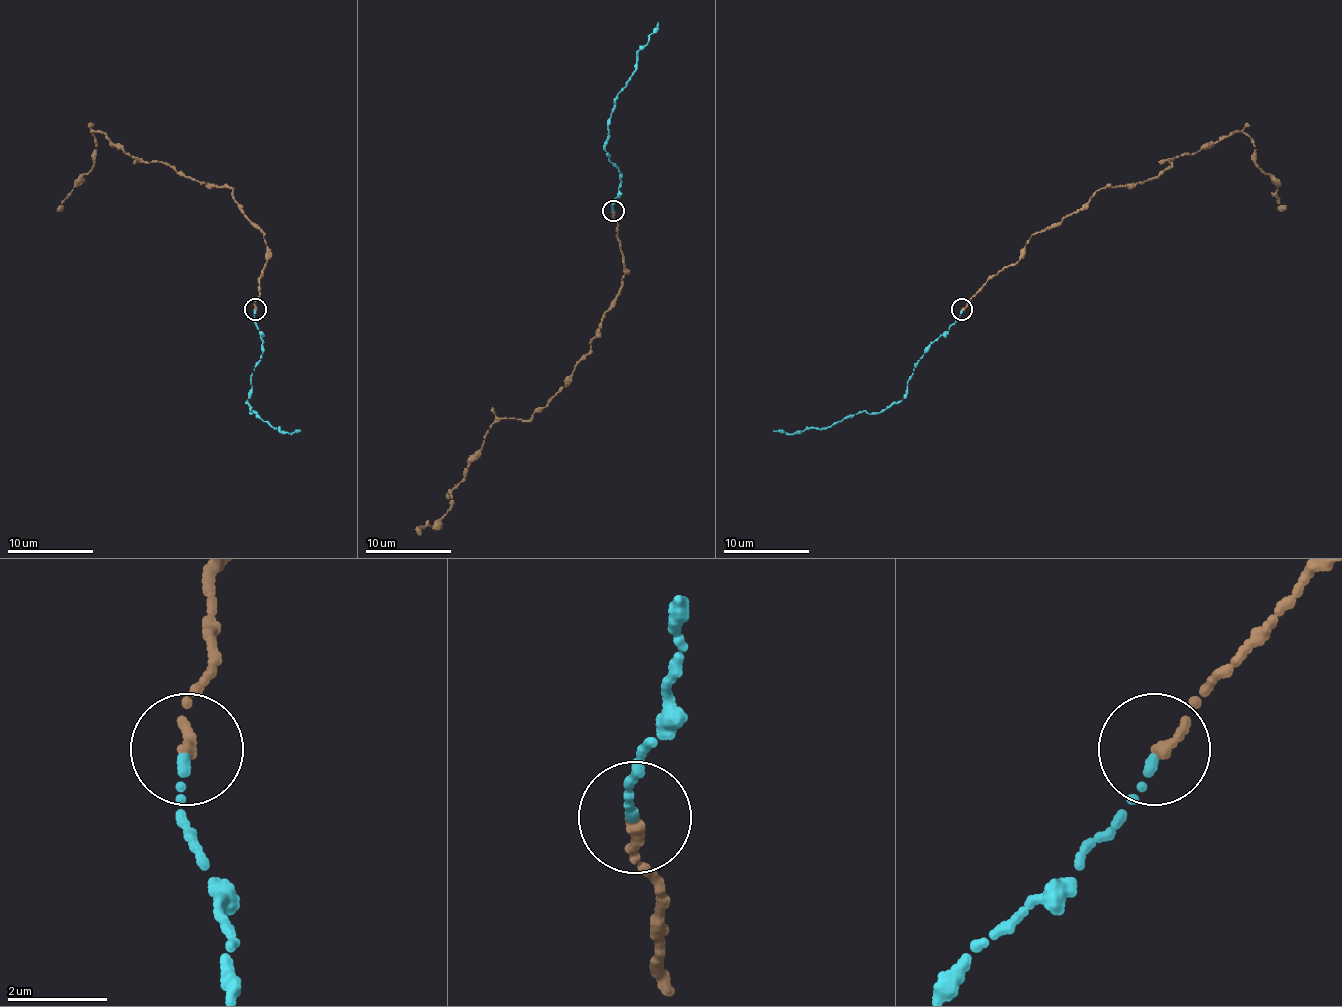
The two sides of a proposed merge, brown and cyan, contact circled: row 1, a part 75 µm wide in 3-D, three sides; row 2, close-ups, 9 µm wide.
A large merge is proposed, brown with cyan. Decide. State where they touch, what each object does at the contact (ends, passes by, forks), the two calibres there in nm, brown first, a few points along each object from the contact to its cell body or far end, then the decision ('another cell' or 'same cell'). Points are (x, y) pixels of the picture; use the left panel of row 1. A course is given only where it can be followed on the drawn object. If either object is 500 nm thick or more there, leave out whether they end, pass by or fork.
place (255, 309); brown ends; cyan ends; calibres 240 and 170 nm; course brown (254, 309), (267, 245), (231, 188), (141, 162), (103, 132), (92, 132), (94, 166), (58, 211); course cyan (254, 309), (263, 352), (250, 380), (252, 393), (246, 401), (250, 414), (257, 414), (280, 431), (299, 431); same cell

